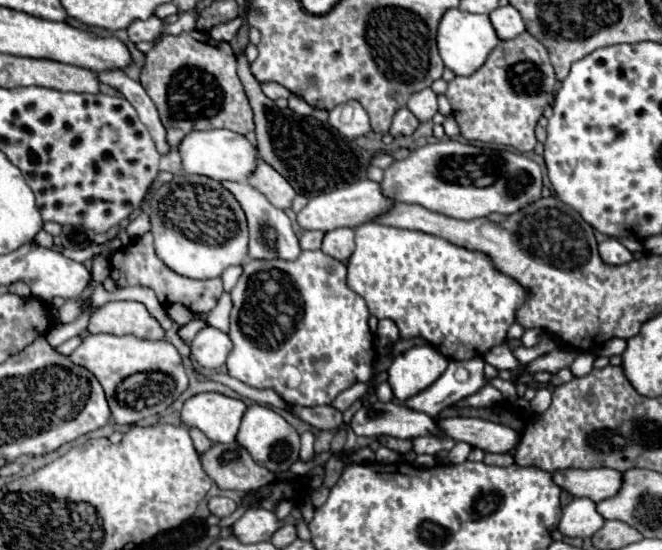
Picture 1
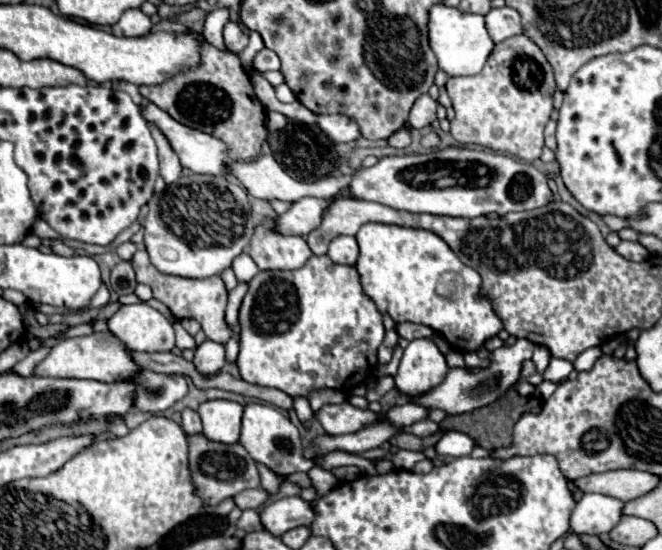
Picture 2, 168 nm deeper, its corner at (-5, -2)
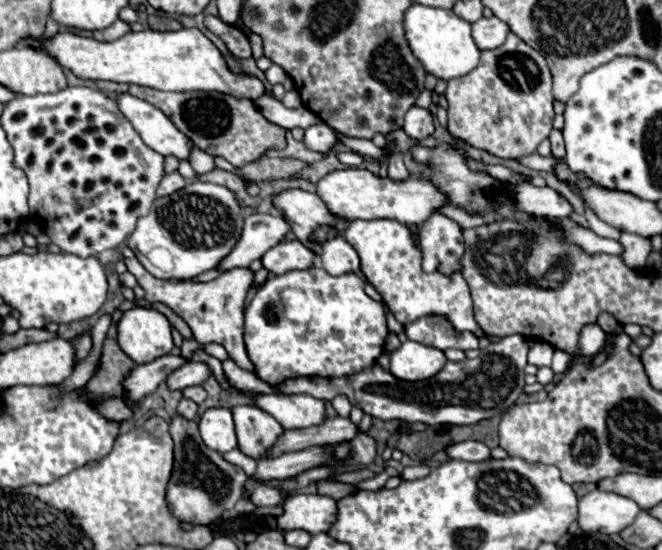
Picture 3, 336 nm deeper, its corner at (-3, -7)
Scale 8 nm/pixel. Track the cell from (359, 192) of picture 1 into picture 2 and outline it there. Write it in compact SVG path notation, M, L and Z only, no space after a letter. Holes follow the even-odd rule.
M342 188L338 194L334 194L330 198L312 198L312 196L302 198L298 202L294 202L286 214L276 218L278 230L282 230L282 234L308 236L312 230L316 230L322 224L328 208L342 198L350 198L348 188Z

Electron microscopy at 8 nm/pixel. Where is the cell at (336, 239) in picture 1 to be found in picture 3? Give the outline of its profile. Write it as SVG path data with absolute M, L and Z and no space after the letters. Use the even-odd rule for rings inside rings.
M330 239L324 243L320 251L320 261L322 267L330 275L344 275L344 273L356 273L360 269L360 259L354 247L344 239Z

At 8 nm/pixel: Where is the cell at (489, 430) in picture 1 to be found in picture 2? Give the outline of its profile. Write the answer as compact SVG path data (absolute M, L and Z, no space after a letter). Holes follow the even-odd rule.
M422 420L422 422L416 422L414 426L408 426L404 432L412 432L416 436L430 436L430 434L436 434L440 430L440 424L432 422L432 420Z

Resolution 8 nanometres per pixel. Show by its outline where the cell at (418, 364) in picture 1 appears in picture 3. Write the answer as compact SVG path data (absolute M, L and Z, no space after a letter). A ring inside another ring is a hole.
M404 341L396 351L390 351L390 371L398 379L430 379L444 367L446 355L436 349L416 341Z

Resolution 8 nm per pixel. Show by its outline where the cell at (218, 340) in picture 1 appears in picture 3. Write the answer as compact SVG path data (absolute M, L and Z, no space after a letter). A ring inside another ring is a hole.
M190 361L166 377L166 387L172 391L182 391L192 385L202 385L208 377L210 377L210 371L206 363Z

